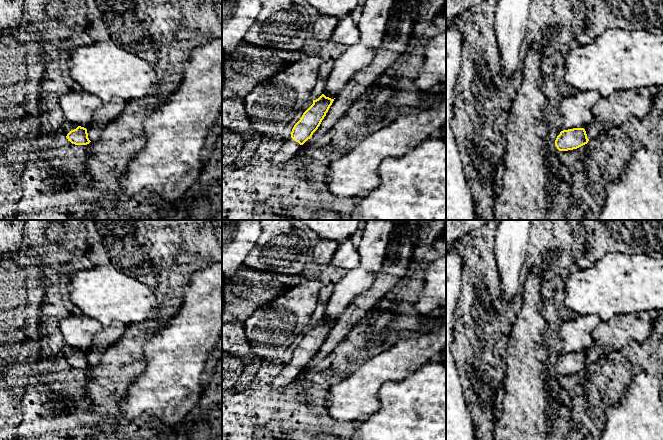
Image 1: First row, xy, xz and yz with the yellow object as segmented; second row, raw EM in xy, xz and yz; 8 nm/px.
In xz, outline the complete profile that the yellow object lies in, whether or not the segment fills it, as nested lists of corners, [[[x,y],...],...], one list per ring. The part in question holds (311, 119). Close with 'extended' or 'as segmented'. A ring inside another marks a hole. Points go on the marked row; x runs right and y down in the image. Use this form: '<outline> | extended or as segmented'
[[[324,94],[313,100],[313,104],[294,125],[291,137],[282,144],[280,150],[271,157],[270,161],[273,163],[284,163],[295,157],[300,147],[318,129],[333,101],[334,99],[326,97]]] | extended

